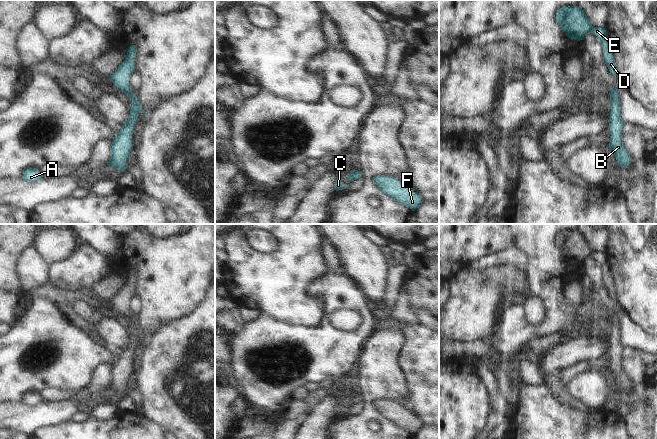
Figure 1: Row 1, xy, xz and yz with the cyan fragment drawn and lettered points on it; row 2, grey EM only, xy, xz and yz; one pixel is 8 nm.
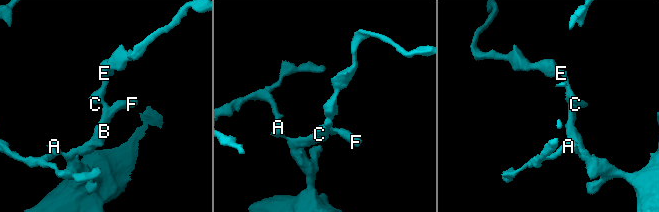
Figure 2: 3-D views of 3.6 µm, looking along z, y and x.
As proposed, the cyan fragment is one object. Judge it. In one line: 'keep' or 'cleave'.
keep

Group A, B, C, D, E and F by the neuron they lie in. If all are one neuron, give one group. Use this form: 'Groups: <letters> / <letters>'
Groups: A B C D E F.

